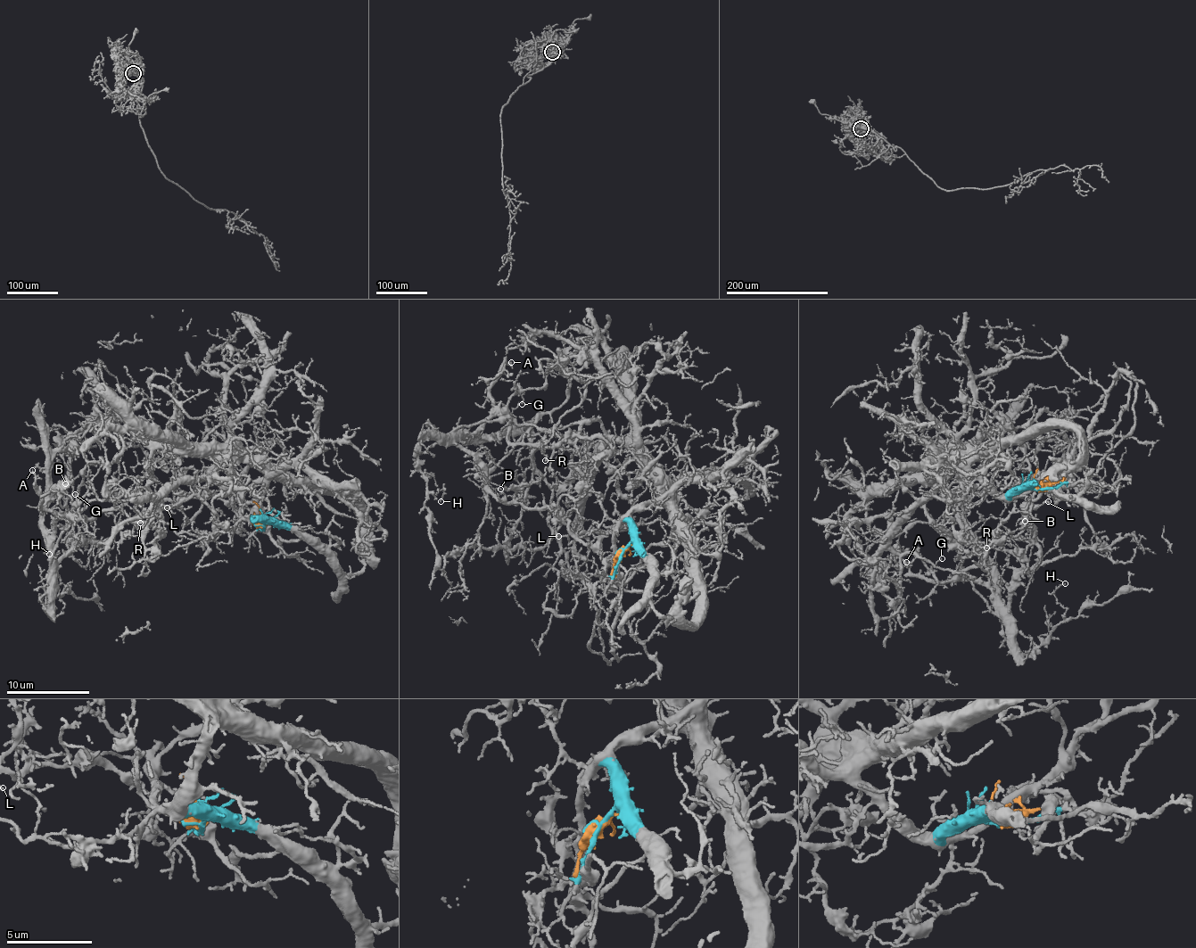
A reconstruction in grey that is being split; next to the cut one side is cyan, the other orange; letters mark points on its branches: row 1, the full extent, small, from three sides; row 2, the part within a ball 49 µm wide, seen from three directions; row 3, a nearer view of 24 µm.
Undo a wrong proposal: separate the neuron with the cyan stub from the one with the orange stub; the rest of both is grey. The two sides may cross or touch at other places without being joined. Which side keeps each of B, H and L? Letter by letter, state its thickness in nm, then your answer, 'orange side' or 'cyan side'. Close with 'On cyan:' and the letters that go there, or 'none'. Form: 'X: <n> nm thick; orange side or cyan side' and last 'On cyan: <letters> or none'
B: 170 nm thick; orange side
H: 100 nm thick; orange side
L: 170 nm thick; orange side
On cyan: none

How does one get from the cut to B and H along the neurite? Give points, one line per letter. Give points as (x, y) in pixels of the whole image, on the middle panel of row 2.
B: (623, 549), (606, 578), (605, 560), (566, 520), (501, 498), (460, 438), (485, 448), (482, 490), (501, 490)
H: (623, 549), (606, 578), (568, 522), (504, 500), (437, 436), (419, 466), (441, 502)

